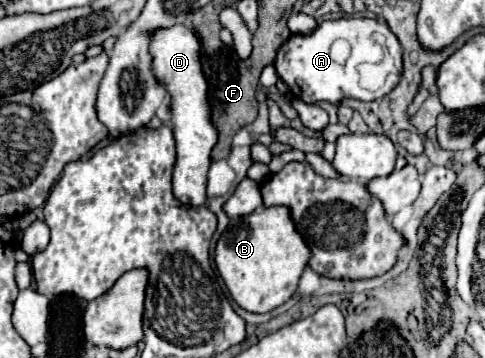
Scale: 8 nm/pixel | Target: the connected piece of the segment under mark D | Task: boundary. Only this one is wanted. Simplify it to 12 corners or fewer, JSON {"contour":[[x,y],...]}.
{"contour":[[186,25],[156,31],[154,75],[172,95],[174,197],[206,203],[218,133],[200,43]]}

